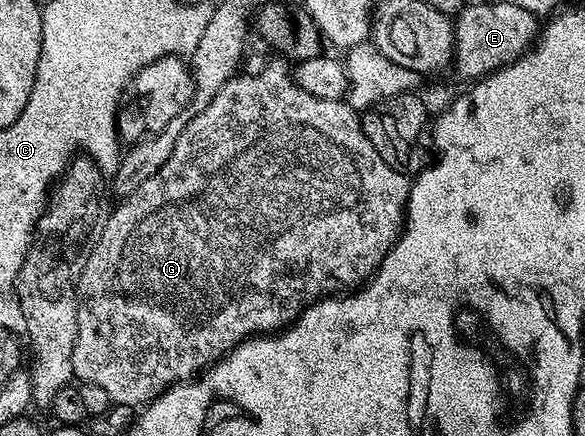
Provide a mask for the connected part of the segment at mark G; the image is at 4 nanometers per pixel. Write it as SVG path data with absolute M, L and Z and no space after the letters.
M274 59L278 60L272 61L267 68L260 69L255 76L242 76L242 74L238 74L229 80L219 90L219 93L212 98L212 102L208 102L208 106L205 106L203 112L195 114L191 118L191 121L188 122L187 128L180 134L180 138L168 158L168 162L164 162L164 166L160 166L160 170L156 170L156 174L152 174L152 178L148 178L148 182L144 182L144 186L140 186L133 194L125 197L119 203L122 205L111 216L109 213L105 217L102 225L102 234L94 243L94 249L90 251L88 262L84 266L84 270L80 274L76 285L78 290L78 333L76 334L76 346L72 350L72 366L74 367L75 377L82 384L100 386L100 390L105 390L114 404L145 406L151 400L155 400L161 392L166 392L169 388L173 388L175 384L195 379L199 374L205 372L211 364L217 364L227 352L232 351L242 341L263 334L274 334L293 324L304 309L309 308L316 301L323 299L327 294L346 294L351 290L357 289L359 285L369 280L378 271L378 268L382 265L382 259L385 258L390 252L391 246L398 240L398 233L404 227L404 213L406 210L406 199L410 197L411 177L405 172L398 172L392 166L388 166L388 162L384 162L384 158L380 158L380 154L376 154L372 142L368 142L368 138L362 130L362 121L359 113L354 111L345 99L325 100L324 98L316 98L312 94L300 90L300 86L294 81L291 65L285 59Z

